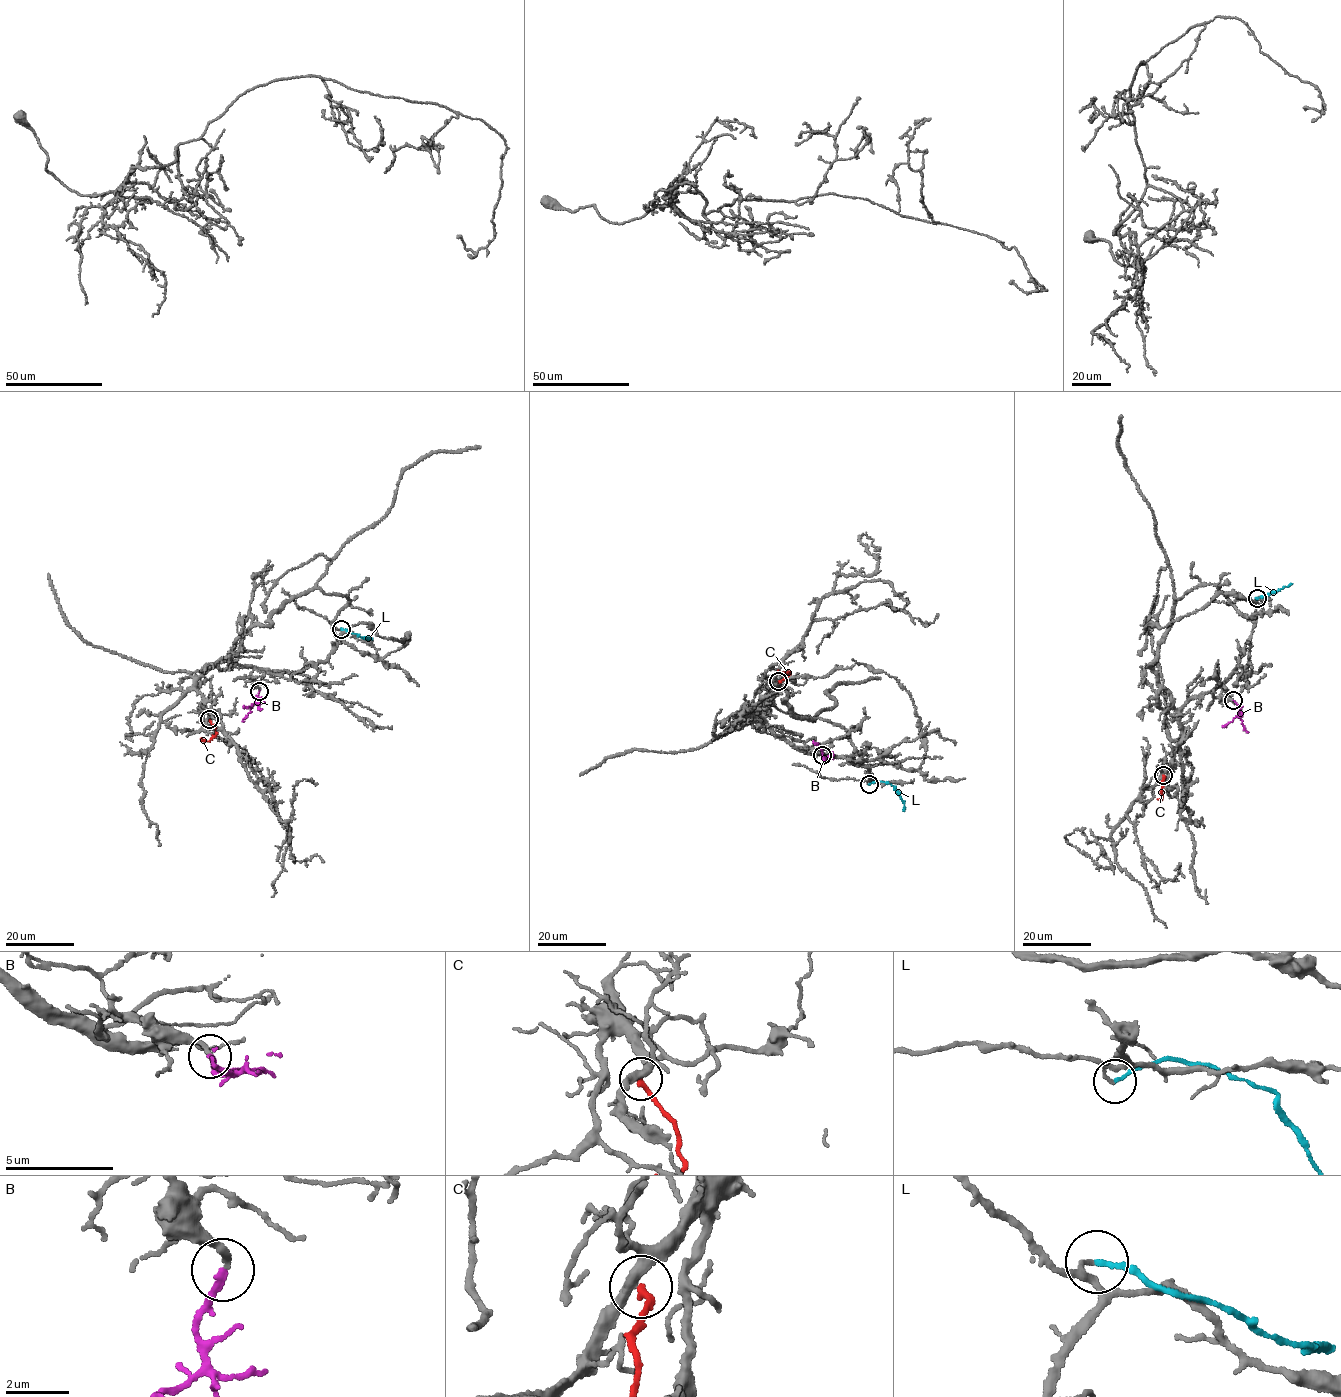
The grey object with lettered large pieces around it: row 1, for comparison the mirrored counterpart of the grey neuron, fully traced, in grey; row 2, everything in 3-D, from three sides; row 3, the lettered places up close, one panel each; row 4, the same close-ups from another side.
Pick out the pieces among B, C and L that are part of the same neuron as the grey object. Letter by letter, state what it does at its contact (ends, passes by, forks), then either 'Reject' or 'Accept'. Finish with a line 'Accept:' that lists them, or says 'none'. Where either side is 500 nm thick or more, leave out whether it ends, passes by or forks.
B: It ends there. Accept
C: It ends there. Reject
L: It ends there. Reject
Accept: B

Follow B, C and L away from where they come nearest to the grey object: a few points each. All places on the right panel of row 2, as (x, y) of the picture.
B: (1233, 700), (1239, 713), (1222, 727)
C: (1163, 775), (1162, 797), (1157, 798)
L: (1257, 598), (1291, 583)

